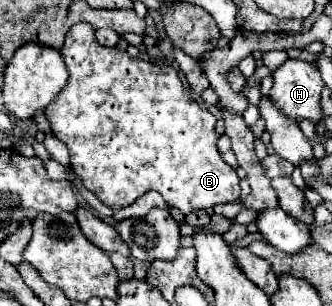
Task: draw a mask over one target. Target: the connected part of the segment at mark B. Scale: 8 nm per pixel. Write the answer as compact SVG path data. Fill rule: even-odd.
M87 23L73 25L65 37L61 55L65 59L69 79L57 99L49 105L49 109L45 109L45 115L51 123L53 135L69 149L73 173L79 175L85 187L107 207L113 211L123 209L147 191L159 191L163 199L183 215L239 199L239 177L217 151L217 119L191 99L191 95L183 89L179 71L173 65L155 65L143 59L133 59L127 51L119 51L117 47L105 49L97 45L93 29Z

